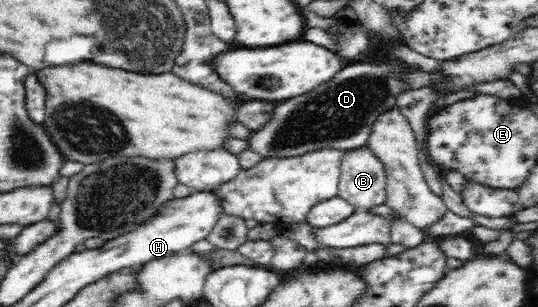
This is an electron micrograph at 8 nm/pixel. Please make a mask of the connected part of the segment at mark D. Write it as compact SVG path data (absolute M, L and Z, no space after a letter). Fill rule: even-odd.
M368 63L348 64L336 77L320 89L314 89L312 93L288 99L280 105L276 105L274 119L260 131L254 133L250 139L251 149L265 157L296 157L318 149L342 149L353 150L366 146L369 139L372 125L376 122L376 117L388 109L396 106L396 96L403 91L407 91L405 81L401 81L401 75L389 65L368 65Z

